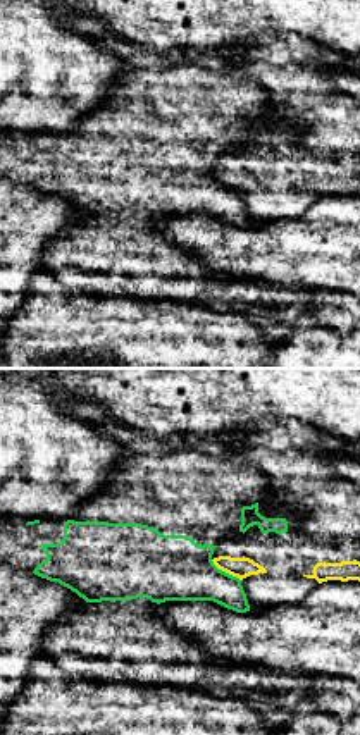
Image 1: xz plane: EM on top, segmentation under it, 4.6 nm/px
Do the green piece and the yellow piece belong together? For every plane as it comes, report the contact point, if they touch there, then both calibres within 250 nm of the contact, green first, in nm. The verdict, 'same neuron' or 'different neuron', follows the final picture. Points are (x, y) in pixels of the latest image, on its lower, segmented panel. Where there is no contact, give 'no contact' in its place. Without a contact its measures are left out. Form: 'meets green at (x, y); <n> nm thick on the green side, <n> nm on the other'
meets green at (224, 572); 300 nm thick on the green side, 100 nm on the other

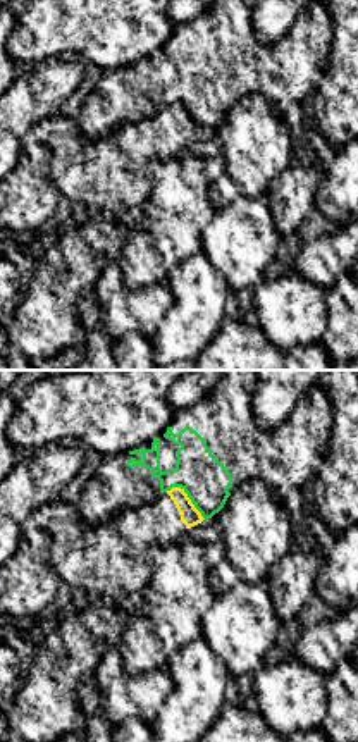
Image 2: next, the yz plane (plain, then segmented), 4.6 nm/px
meets green at (188, 496); 220 nm thick on the green side, 90 nm on the other

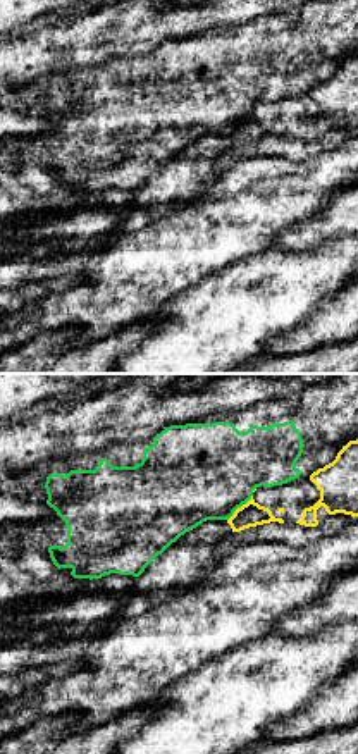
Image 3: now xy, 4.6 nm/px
meets green at (240, 506); 460 nm thick on the green side, 110 nm on the other

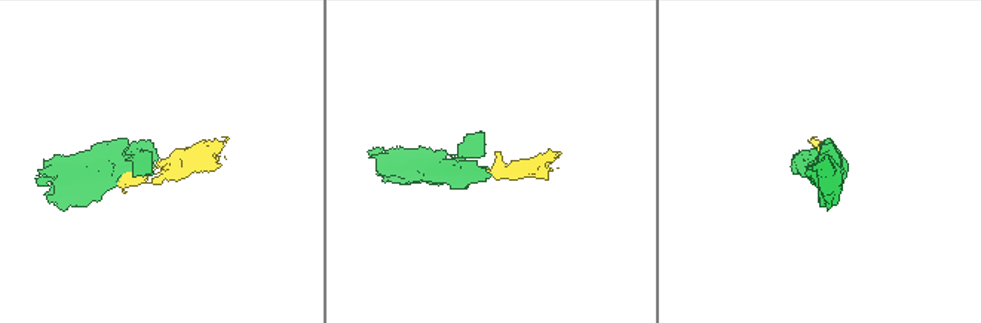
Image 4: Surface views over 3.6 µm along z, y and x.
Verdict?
different neuron

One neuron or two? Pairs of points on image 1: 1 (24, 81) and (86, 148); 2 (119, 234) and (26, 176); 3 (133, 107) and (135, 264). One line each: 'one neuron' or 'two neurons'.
1: two neurons
2: one neuron
3: one neuron

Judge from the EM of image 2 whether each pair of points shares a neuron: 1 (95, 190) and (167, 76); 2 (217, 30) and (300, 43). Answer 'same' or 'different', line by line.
1: different
2: same

